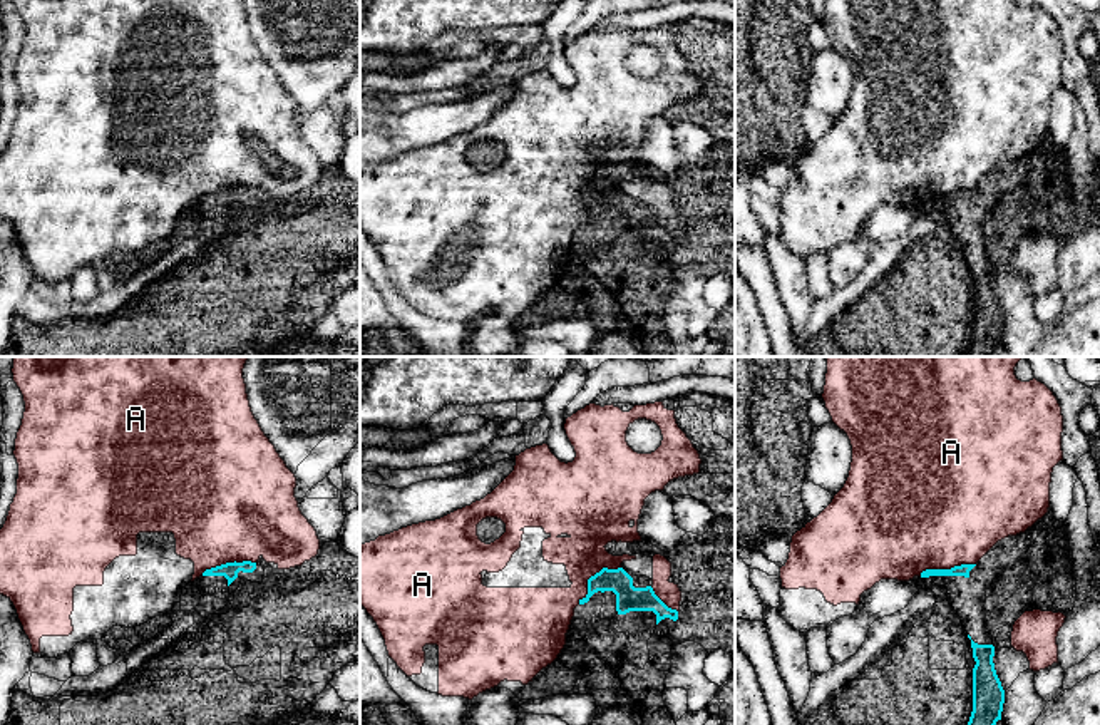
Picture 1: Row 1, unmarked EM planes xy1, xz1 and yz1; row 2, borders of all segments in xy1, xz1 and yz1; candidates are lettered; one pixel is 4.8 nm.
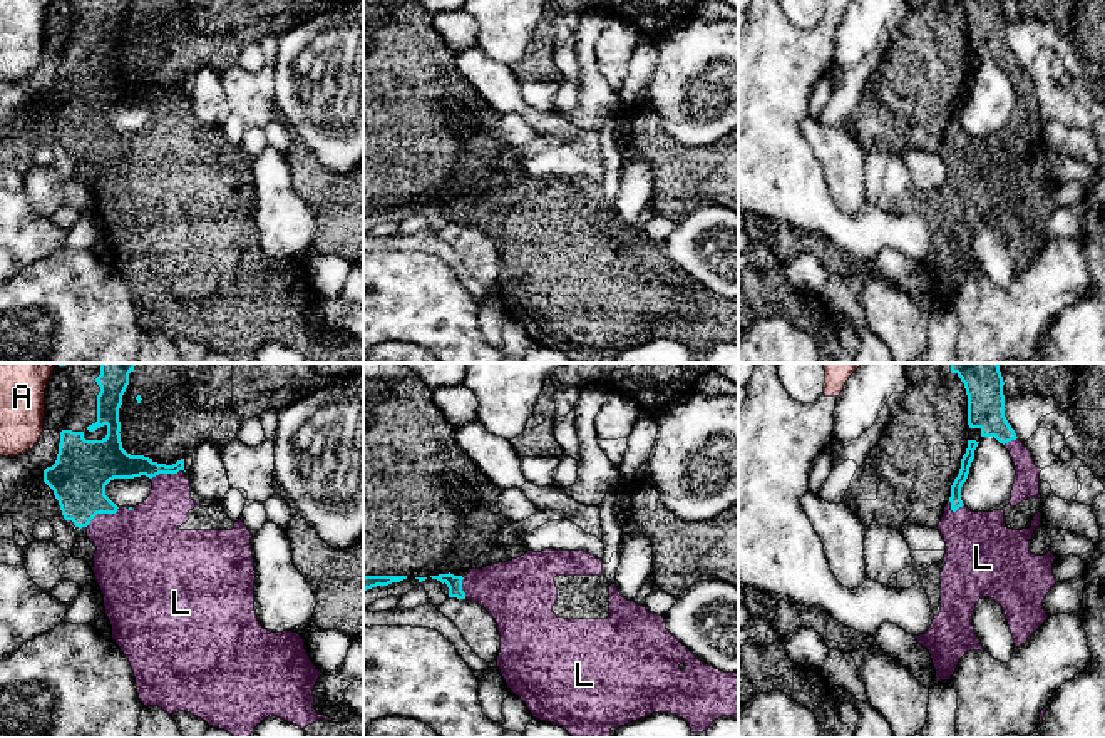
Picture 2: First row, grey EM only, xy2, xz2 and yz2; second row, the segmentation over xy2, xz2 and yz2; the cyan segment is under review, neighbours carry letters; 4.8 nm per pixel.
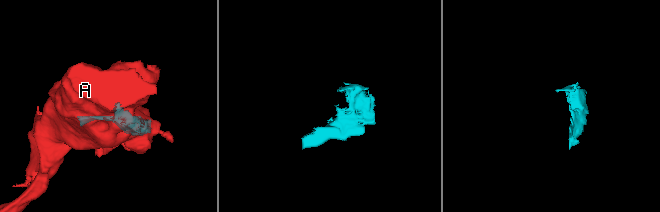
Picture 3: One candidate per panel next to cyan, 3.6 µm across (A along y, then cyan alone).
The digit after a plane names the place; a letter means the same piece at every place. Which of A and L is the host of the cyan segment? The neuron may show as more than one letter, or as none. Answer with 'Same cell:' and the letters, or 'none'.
Same cell: L

